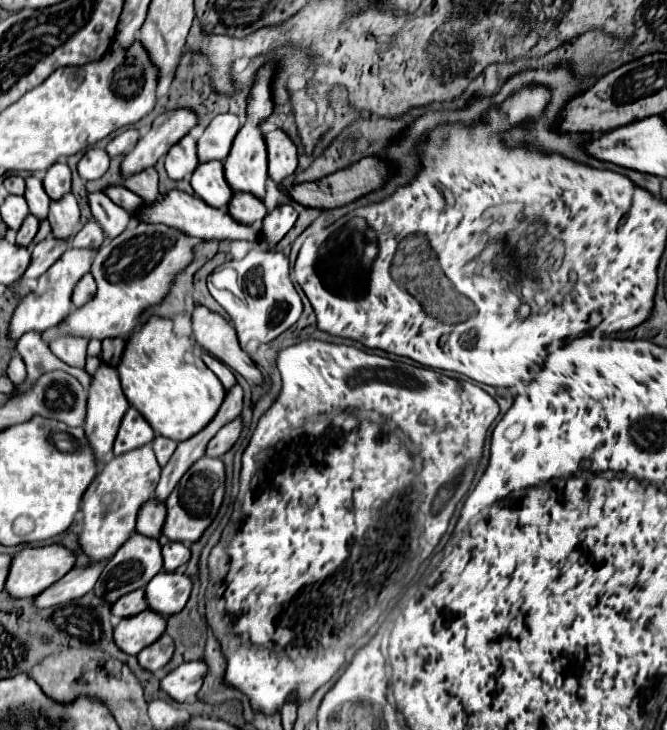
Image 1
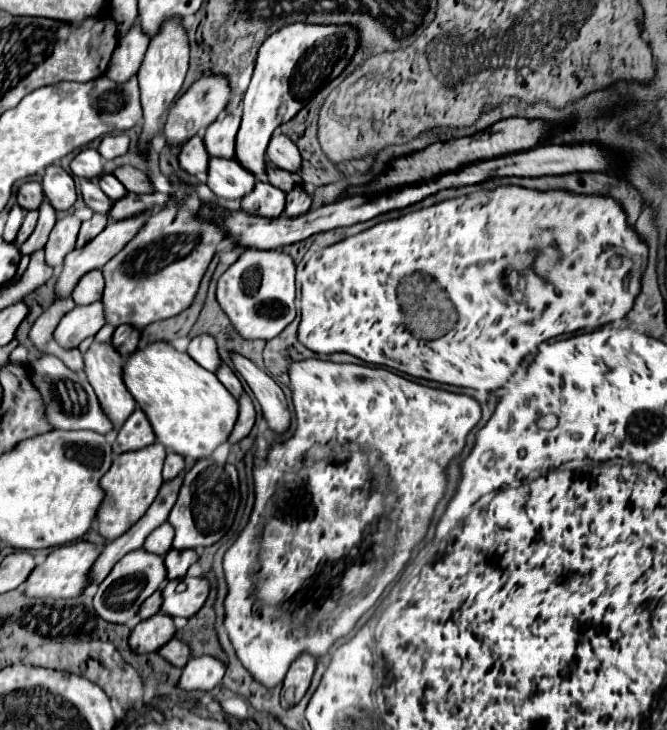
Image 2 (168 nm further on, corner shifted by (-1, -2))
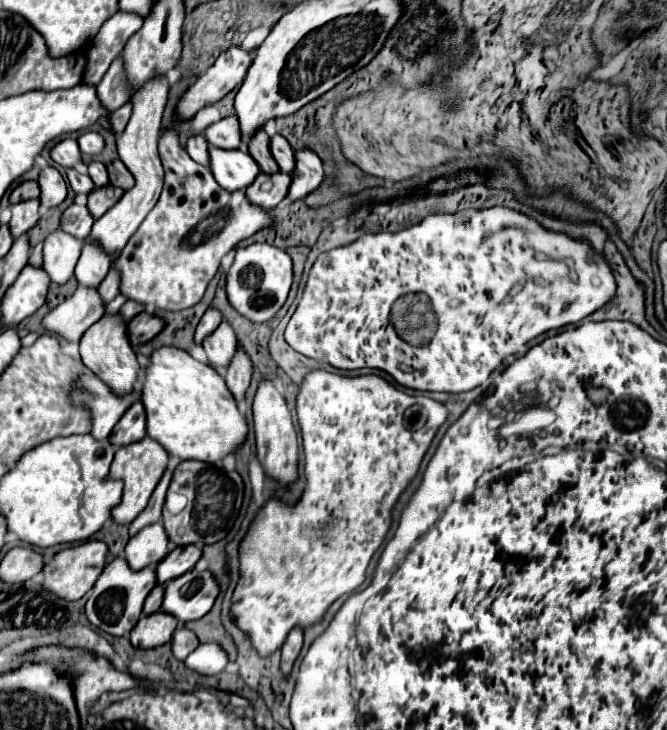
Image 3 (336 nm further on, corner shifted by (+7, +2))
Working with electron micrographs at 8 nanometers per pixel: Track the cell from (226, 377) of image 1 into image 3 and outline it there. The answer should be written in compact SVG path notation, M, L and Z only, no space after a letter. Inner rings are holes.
M208 309L206 313L204 313L204 317L200 319L200 323L198 323L198 327L196 327L196 333L194 333L194 343L196 345L200 345L218 325L222 323L222 315L220 315L220 311L216 311L216 309Z

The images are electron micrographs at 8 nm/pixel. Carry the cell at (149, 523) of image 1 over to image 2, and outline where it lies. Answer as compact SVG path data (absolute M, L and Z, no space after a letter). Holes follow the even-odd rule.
M162 523L158 529L154 529L146 541L144 541L144 549L148 553L154 555L166 555L172 549L172 539L174 539L174 527L170 527L170 523Z

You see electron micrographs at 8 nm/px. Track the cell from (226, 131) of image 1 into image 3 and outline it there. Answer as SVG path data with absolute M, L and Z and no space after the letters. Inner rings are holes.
M228 115L228 117L208 125L206 131L204 131L204 137L214 147L238 149L240 143L242 143L240 127L238 127L238 117L236 115Z

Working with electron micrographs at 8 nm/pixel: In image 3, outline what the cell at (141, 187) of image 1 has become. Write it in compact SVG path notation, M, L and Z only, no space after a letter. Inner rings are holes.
M116 159L116 161L112 161L110 165L108 165L108 175L110 175L110 185L114 185L114 187L120 187L120 189L130 189L130 187L134 187L134 177L132 177L132 173L126 169L126 165L120 161L120 159Z

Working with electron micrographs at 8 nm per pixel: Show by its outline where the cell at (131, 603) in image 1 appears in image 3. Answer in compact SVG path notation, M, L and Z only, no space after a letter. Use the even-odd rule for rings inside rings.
M156 585L156 587L150 591L150 595L146 597L144 615L150 615L150 613L154 613L154 611L160 609L160 605L162 605L162 595L164 595L164 587L162 587L162 585Z

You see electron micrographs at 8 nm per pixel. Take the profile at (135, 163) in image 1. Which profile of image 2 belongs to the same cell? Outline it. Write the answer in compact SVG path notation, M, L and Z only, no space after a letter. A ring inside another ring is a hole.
M210 75L210 77L202 77L198 79L170 109L168 119L166 119L166 127L164 127L164 137L168 143L184 143L190 137L194 137L202 127L206 129L210 123L214 123L218 119L218 115L224 111L224 107L228 105L232 87L226 75Z

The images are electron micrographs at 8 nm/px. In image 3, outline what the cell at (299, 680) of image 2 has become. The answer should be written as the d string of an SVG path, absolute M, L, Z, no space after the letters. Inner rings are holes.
M296 627L296 629L292 629L292 633L288 635L288 639L282 647L280 669L282 669L284 677L288 677L292 673L292 667L294 667L296 657L300 655L300 649L302 649L302 631L300 631L300 627Z

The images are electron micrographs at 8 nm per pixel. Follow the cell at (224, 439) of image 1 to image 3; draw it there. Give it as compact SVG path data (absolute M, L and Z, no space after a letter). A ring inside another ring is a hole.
M238 349L232 363L228 365L228 373L224 377L230 393L234 395L234 399L238 403L244 399L244 393L250 385L250 375L252 375L252 361L244 351Z

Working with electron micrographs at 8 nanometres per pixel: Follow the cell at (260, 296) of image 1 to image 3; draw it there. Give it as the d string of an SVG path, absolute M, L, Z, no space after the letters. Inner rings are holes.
M252 243L236 249L236 259L226 273L226 297L228 303L252 323L270 321L284 305L292 285L292 259L286 251L268 243Z

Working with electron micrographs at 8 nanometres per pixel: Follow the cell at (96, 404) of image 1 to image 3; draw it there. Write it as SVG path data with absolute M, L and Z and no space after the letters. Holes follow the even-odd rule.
M118 315L102 317L96 321L80 339L80 359L82 363L100 379L104 381L114 395L126 395L132 391L140 365L136 361L136 355L130 347L128 335L126 335L126 323Z

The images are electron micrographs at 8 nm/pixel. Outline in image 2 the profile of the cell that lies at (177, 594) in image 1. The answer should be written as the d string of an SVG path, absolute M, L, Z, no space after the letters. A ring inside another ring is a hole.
M184 577L184 591L178 591L178 581L168 581L162 591L162 611L170 617L192 617L200 611L210 593L206 577Z

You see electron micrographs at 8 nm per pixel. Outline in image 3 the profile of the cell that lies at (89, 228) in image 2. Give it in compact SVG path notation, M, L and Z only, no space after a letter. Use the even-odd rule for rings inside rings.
M72 205L64 211L62 215L62 229L70 235L74 235L76 239L84 241L92 229L92 223L94 223L94 217L90 215L88 207L80 207L80 205Z

